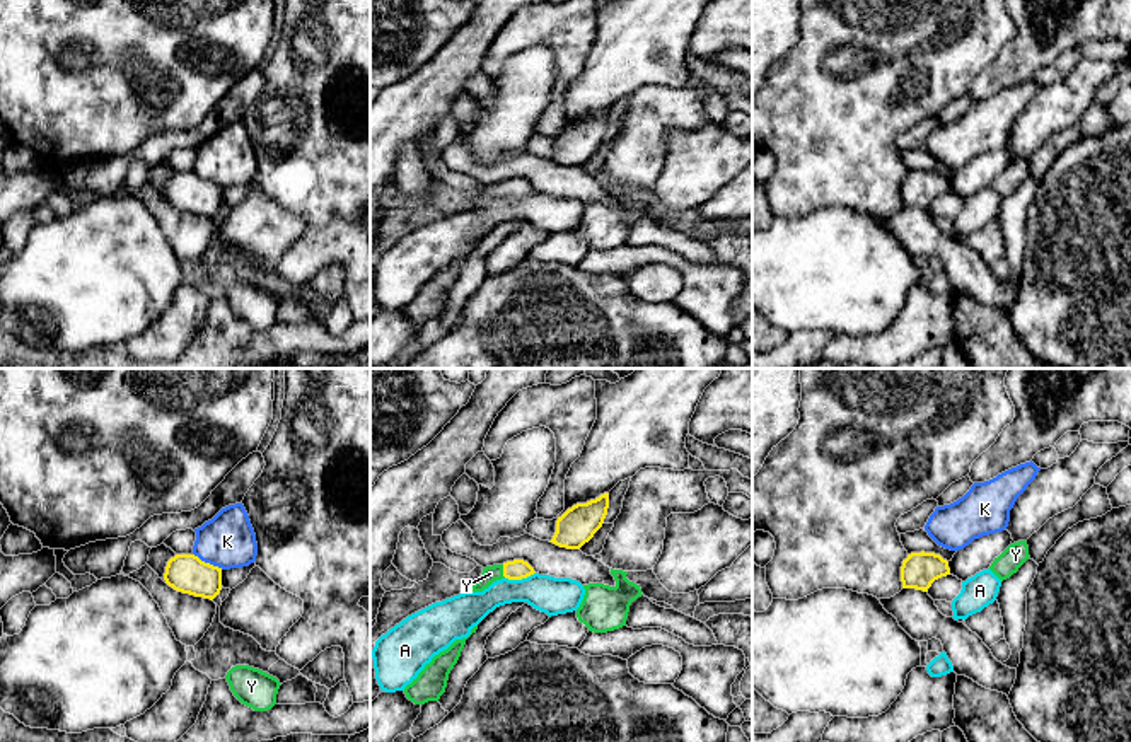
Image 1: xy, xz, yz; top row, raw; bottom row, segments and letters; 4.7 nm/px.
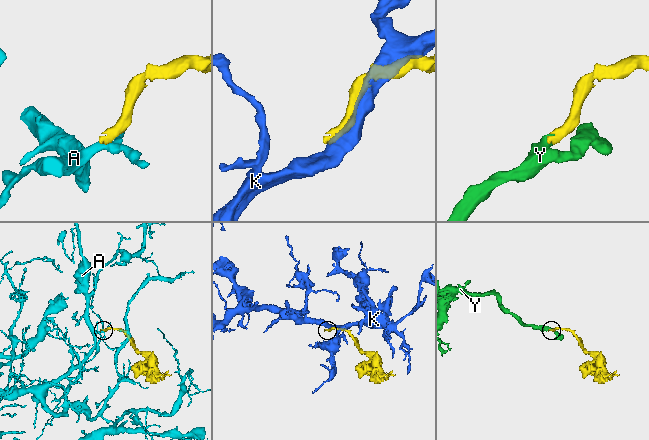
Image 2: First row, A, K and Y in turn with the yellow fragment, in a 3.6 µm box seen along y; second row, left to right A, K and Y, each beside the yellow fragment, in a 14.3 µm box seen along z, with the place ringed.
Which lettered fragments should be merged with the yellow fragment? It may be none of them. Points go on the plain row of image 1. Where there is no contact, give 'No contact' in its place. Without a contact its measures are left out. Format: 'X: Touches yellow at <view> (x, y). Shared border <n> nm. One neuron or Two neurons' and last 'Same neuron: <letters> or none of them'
A: Touches yellow at xz (519, 197). Shared border 150 nm. Two neurons
K: Touches yellow at xy (208, 181). Shared border 160 nm. Two neurons
Y: Touches yellow at xz (504, 190). Shared border 70 nm. One neuron
Same neuron: Y

